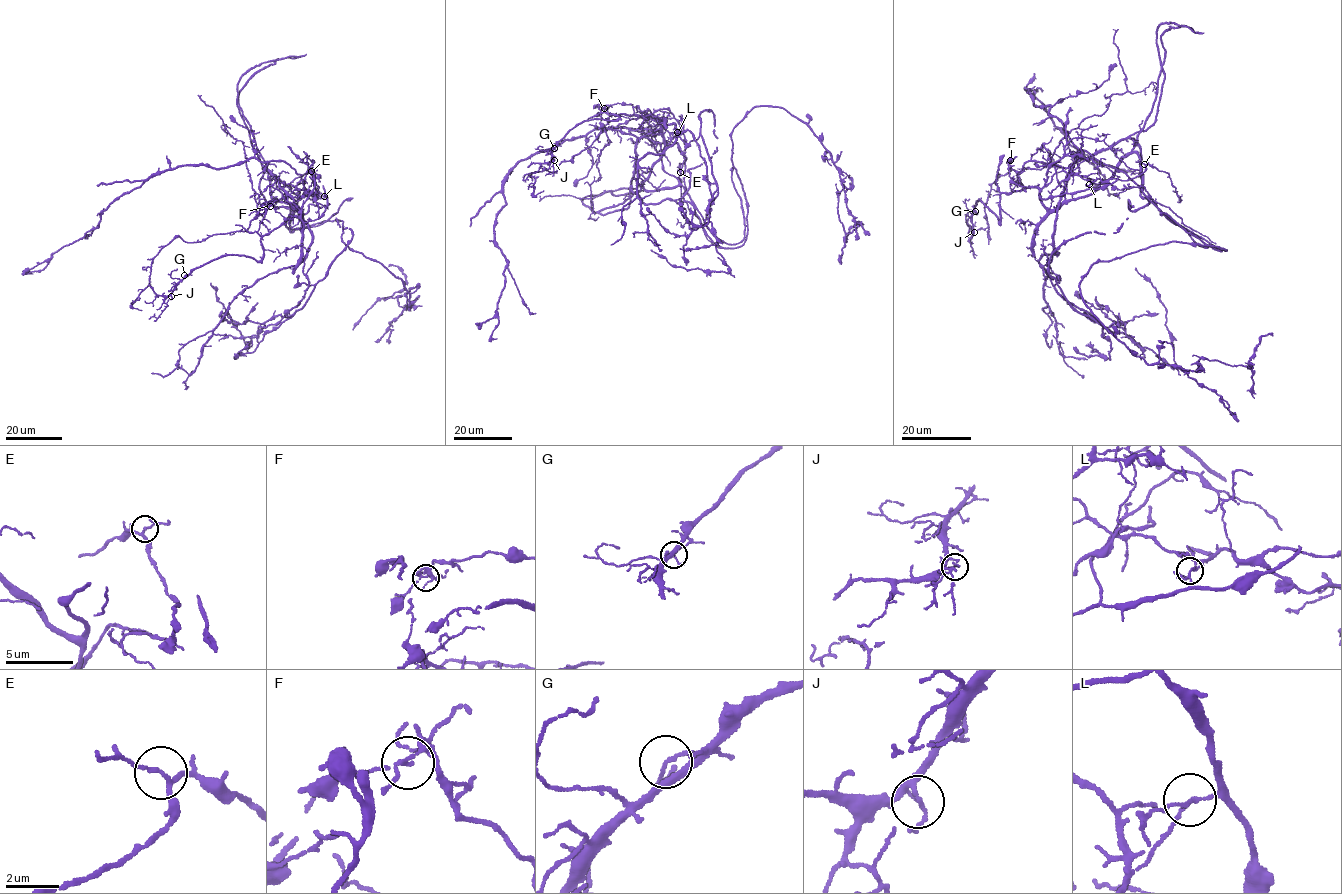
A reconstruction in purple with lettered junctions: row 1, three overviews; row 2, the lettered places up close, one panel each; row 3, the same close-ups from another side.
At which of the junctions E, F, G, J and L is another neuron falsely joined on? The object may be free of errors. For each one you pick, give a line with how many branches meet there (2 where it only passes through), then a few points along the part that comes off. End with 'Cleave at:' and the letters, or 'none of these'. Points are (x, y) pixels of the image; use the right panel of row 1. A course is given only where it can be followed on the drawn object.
L: branches 3; course (1089, 184), (1039, 198), (1053, 209), (1089, 196), (1138, 155), (1139, 187), (1076, 146), (1024, 87), (1119, 199)
Cleave at: L

